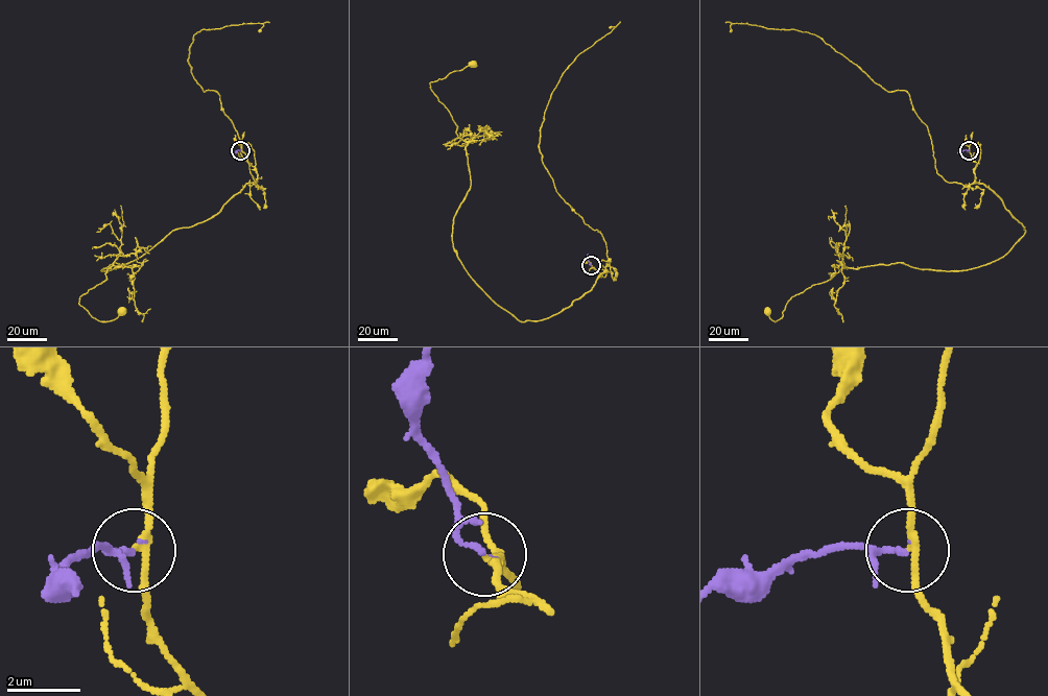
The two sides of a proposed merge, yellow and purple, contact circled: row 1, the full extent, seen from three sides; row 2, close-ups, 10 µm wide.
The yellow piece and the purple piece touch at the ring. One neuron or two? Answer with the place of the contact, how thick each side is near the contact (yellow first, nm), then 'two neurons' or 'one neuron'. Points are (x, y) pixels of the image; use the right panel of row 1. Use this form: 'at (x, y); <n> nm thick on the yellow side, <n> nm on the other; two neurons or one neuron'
at (969, 150); 170 nm thick on the yellow side, 140 nm on the other; one neuron

